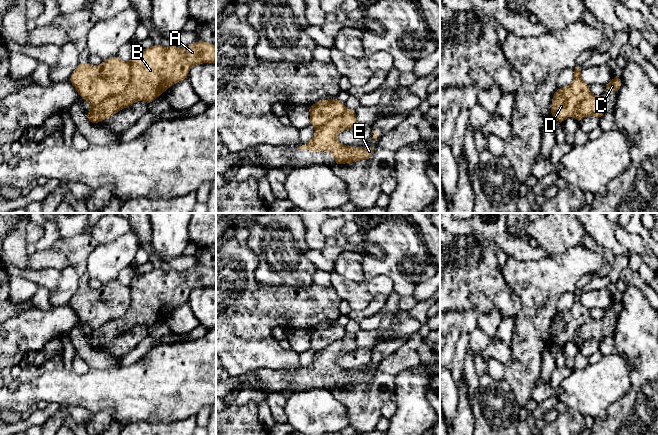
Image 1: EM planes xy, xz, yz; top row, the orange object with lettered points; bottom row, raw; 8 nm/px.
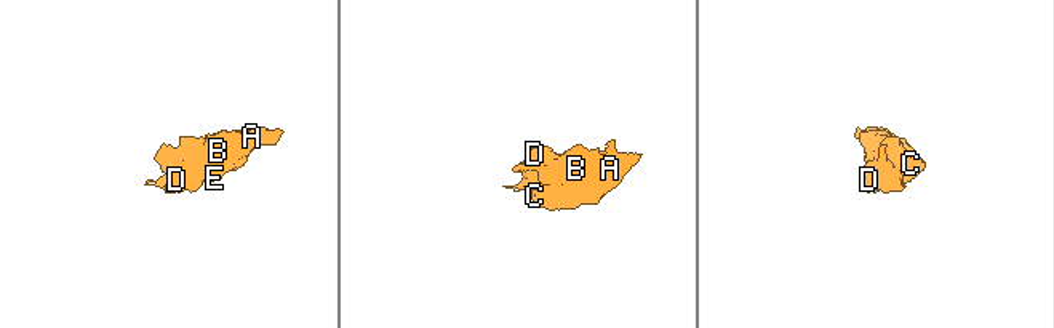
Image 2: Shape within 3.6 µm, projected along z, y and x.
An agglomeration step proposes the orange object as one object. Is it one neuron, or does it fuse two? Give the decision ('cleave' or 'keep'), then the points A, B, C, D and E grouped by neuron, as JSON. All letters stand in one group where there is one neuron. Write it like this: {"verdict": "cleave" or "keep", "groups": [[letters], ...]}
{"verdict": "cleave", "groups": [["A", "B", "C", "E"], ["D"]]}

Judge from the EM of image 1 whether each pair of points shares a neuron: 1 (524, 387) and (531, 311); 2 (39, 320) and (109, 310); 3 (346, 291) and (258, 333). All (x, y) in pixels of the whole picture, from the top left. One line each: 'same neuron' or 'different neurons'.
1: same neuron
2: different neurons
3: different neurons

